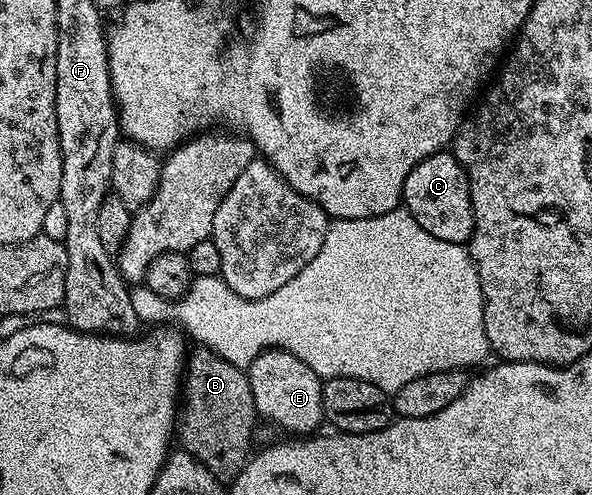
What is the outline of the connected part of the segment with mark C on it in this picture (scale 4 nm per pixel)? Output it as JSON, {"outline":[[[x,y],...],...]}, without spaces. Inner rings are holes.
{"outline":[[[441,151],[430,155],[422,163],[406,175],[403,208],[434,235],[434,239],[446,239],[446,243],[464,245],[472,239],[472,200],[468,175],[458,163],[456,154],[451,151]]]}

